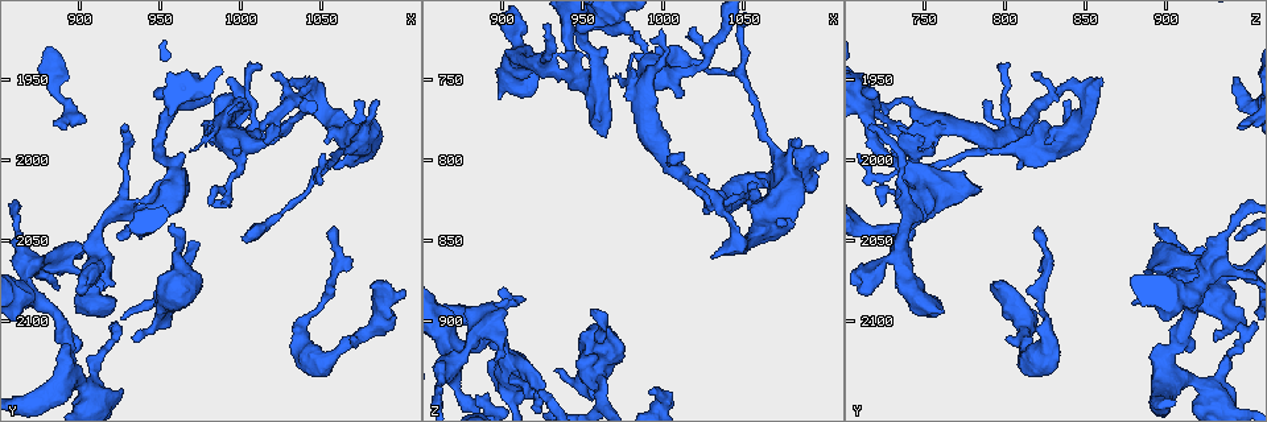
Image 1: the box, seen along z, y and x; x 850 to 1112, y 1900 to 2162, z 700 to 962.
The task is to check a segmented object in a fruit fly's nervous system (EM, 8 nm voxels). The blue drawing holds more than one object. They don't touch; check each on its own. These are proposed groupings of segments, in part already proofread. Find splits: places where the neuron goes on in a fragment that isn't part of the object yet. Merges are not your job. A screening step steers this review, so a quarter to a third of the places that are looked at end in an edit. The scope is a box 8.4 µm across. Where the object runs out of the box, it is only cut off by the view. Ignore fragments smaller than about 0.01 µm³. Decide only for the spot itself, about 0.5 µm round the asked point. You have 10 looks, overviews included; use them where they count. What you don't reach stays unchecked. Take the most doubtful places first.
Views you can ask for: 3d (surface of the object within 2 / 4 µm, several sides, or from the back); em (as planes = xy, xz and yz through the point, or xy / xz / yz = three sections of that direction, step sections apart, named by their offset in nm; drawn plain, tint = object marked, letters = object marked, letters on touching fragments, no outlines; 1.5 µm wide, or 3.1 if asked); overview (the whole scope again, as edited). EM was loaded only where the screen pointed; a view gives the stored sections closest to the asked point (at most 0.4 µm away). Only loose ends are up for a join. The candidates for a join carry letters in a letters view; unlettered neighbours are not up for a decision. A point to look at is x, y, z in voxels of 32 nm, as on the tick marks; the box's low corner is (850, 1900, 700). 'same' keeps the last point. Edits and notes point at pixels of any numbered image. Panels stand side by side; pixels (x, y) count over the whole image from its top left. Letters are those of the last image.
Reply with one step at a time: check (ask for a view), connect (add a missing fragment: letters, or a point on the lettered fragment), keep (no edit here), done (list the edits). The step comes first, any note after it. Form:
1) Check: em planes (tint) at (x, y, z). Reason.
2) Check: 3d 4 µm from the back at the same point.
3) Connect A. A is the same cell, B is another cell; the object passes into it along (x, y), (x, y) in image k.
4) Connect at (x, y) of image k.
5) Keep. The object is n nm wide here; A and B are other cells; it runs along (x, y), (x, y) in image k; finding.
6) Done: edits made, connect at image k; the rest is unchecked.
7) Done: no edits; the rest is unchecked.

Check: 3d 4 µm at (958, 2042, 892). An open end.

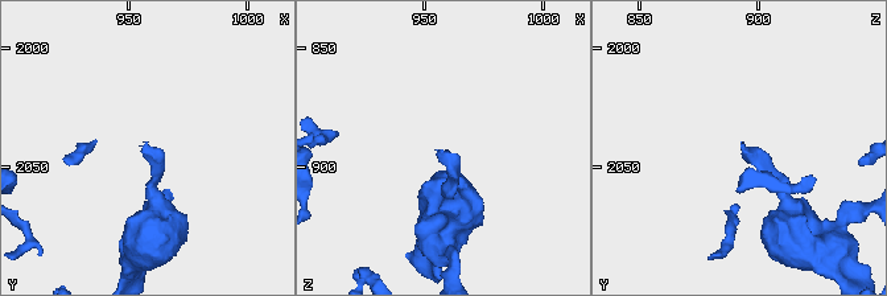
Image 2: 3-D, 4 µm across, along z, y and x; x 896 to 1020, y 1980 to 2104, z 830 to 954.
Check: em planes (tint) at (957, 2040, 893).

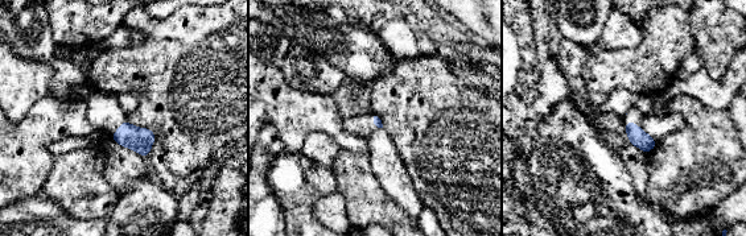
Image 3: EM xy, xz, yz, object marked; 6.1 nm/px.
Check: em planes (letters) at the same point. See the neighbours.

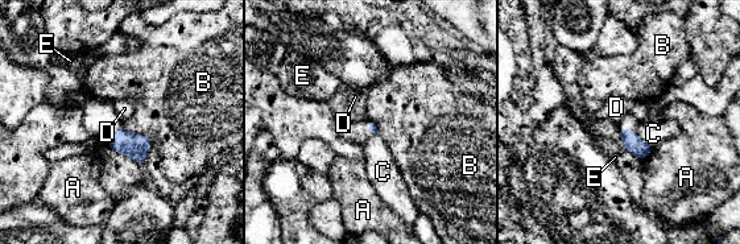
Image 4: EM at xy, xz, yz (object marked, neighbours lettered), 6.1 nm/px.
Keep. A, B, C, D and E are other cells; a border runs along (123, 127), (149, 139), (143, 164) in image 4; no lettered fragment goes on from it.

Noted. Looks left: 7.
Check: 3d 2 µm at (1020, 1944, 816). Tapers out.

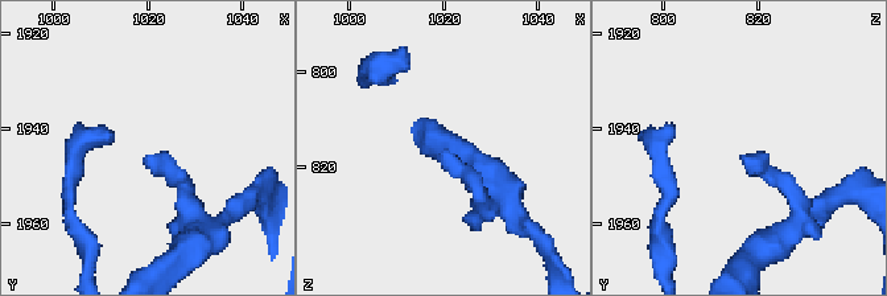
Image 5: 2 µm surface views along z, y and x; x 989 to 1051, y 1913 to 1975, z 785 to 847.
Check: em xy step 4 (letters) at (1021, 1946, 817). Shape alone is not enough.

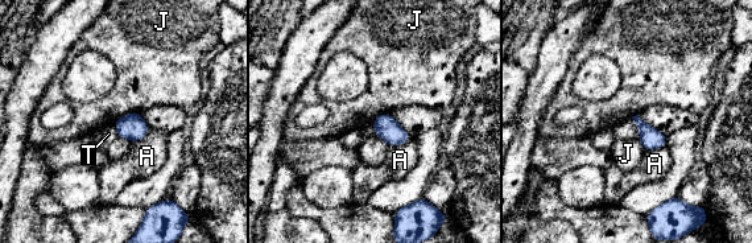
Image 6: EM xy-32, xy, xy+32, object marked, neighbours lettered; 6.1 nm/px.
Keep. A, J and T are other cells; none of them fits.

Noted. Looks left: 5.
Check: 3d 2 µm at (884, 1980, 948). Branch stops here.

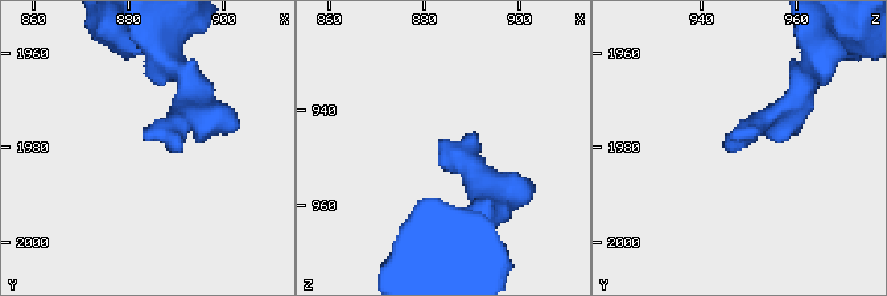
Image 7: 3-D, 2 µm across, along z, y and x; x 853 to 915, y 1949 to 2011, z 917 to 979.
Check: em xy step 4 (letters) at (884, 1979, 947). Shape alone is not enough.

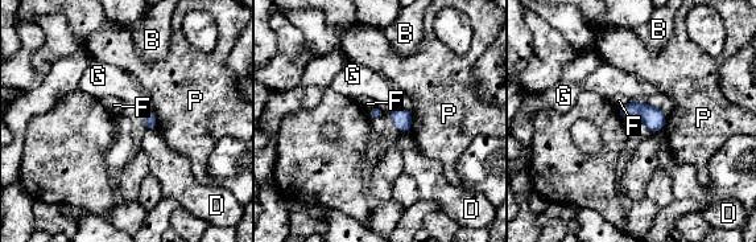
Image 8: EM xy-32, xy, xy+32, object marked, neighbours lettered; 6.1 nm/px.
Keep. The longest contact is with P, 120 nm; B, D, F, G and P are other cells; no lettered fragment goes on from it.

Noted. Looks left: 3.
Check: 3d 2 µm from the back at (984, 2028, 738). Tapers out.

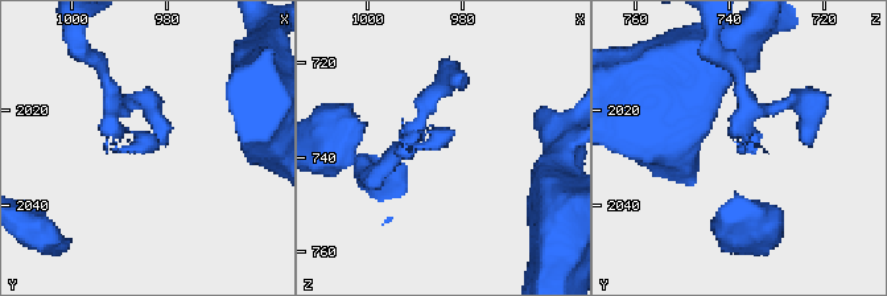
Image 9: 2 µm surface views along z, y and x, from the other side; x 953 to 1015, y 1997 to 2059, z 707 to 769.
Check: em planes (letters) at (983, 2028, 737). Shape alone is not enough.

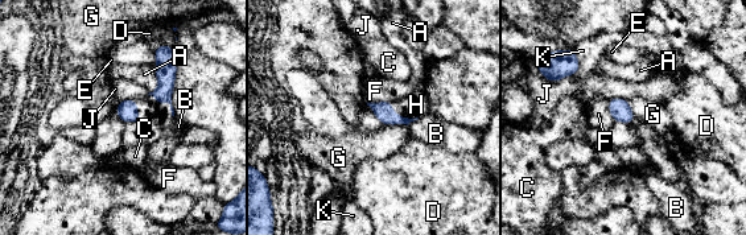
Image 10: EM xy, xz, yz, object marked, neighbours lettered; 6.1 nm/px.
Connect H. The longest contact is with H, 220 nm; H is the same cell, A, B, C, D, E, F, G, J and K are other cells; the object passes into it along (165, 65), (164, 100), (148, 110) in image 10; it goes on there.

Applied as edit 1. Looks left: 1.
Done: edits made, connect at image 10; the rest is unchecked.

